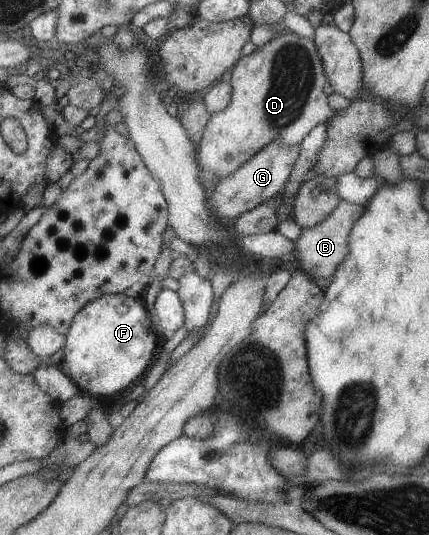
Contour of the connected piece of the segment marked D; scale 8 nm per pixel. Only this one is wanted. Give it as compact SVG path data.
M288 30L275 35L274 38L267 44L257 48L253 54L245 57L243 56L232 71L231 81L234 93L231 104L229 107L227 107L227 109L223 109L223 111L212 114L211 120L209 121L207 128L204 130L204 137L198 146L198 162L203 175L215 175L218 180L225 179L225 177L233 175L233 173L235 173L235 171L237 171L241 165L245 165L245 163L247 163L251 157L255 157L255 155L257 155L261 149L265 149L265 147L267 147L267 145L269 145L269 143L271 143L275 137L281 137L285 145L301 143L304 137L307 136L307 133L309 133L311 129L315 127L315 125L325 123L329 117L335 117L335 110L327 107L327 97L325 97L325 93L323 93L323 87L325 87L325 73L326 71L324 70L322 57L318 53L318 47L315 46L313 40L299 37L299 35L296 35Z

